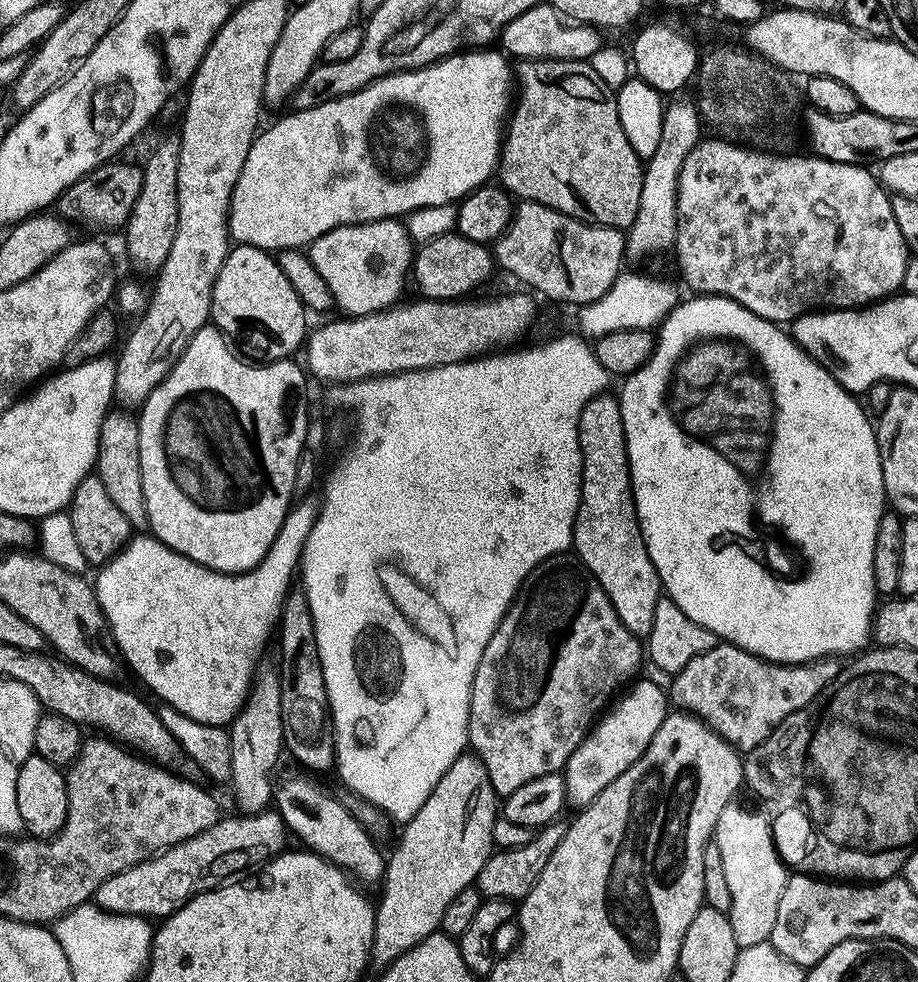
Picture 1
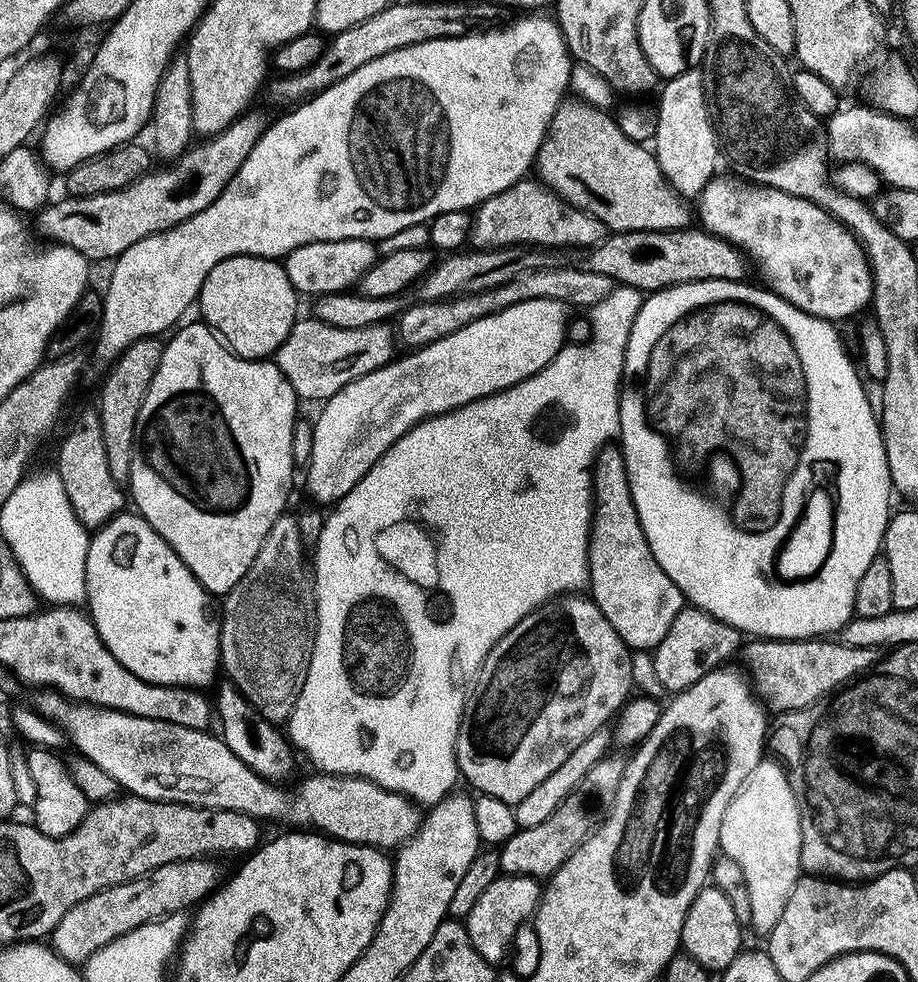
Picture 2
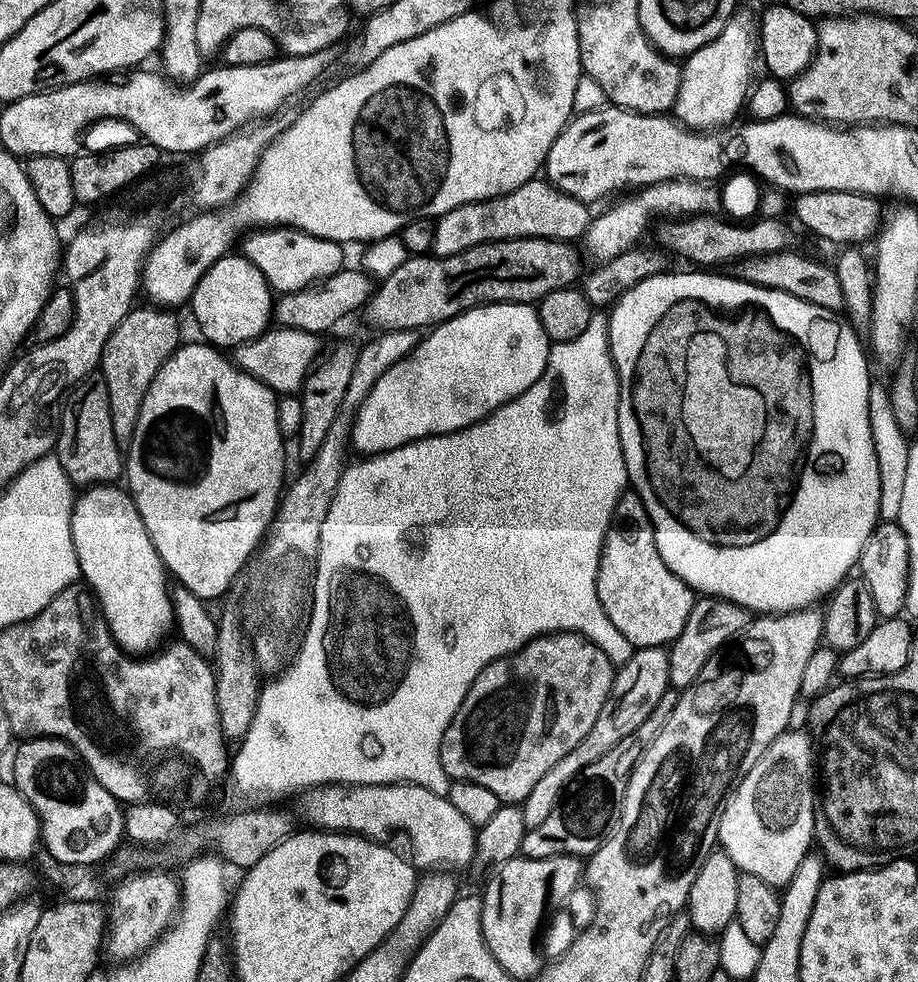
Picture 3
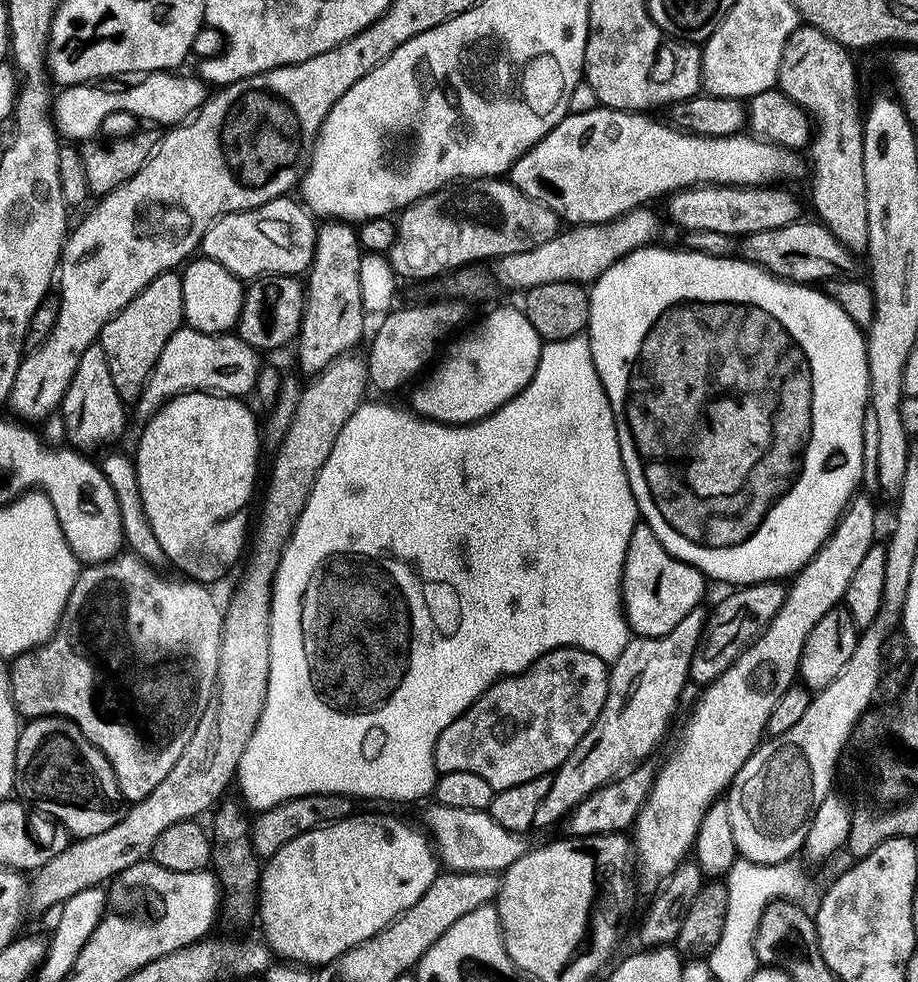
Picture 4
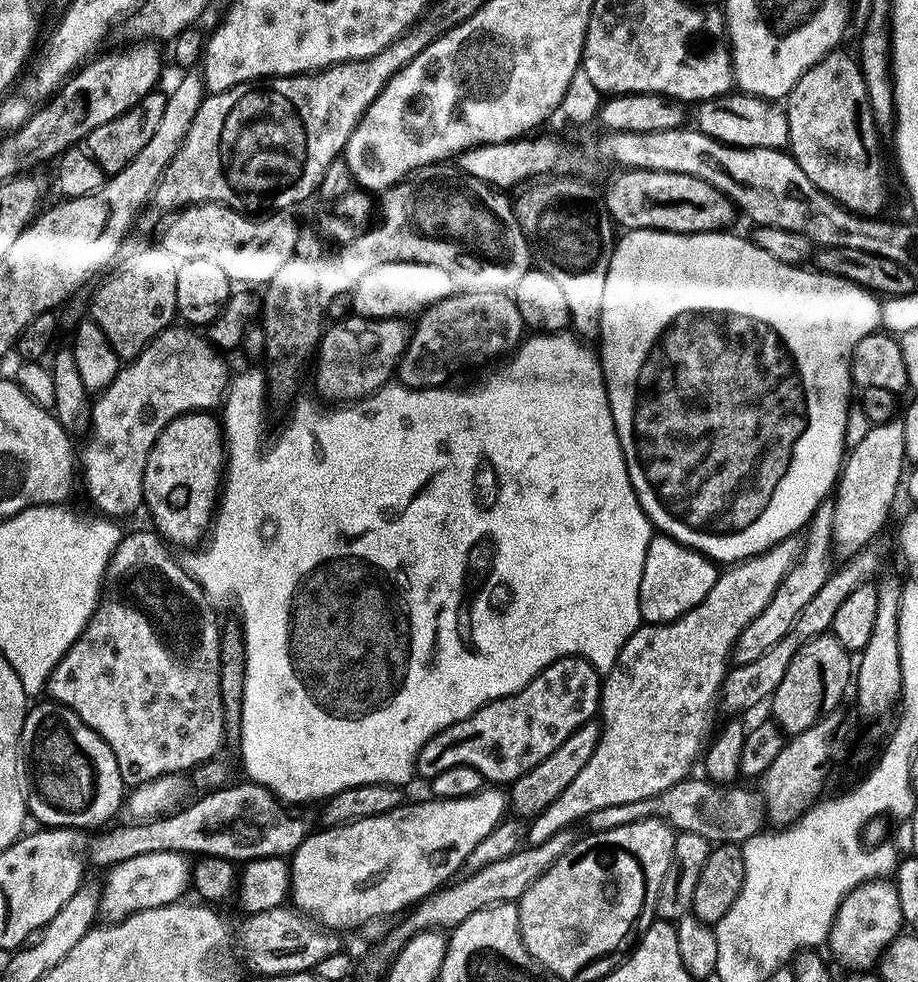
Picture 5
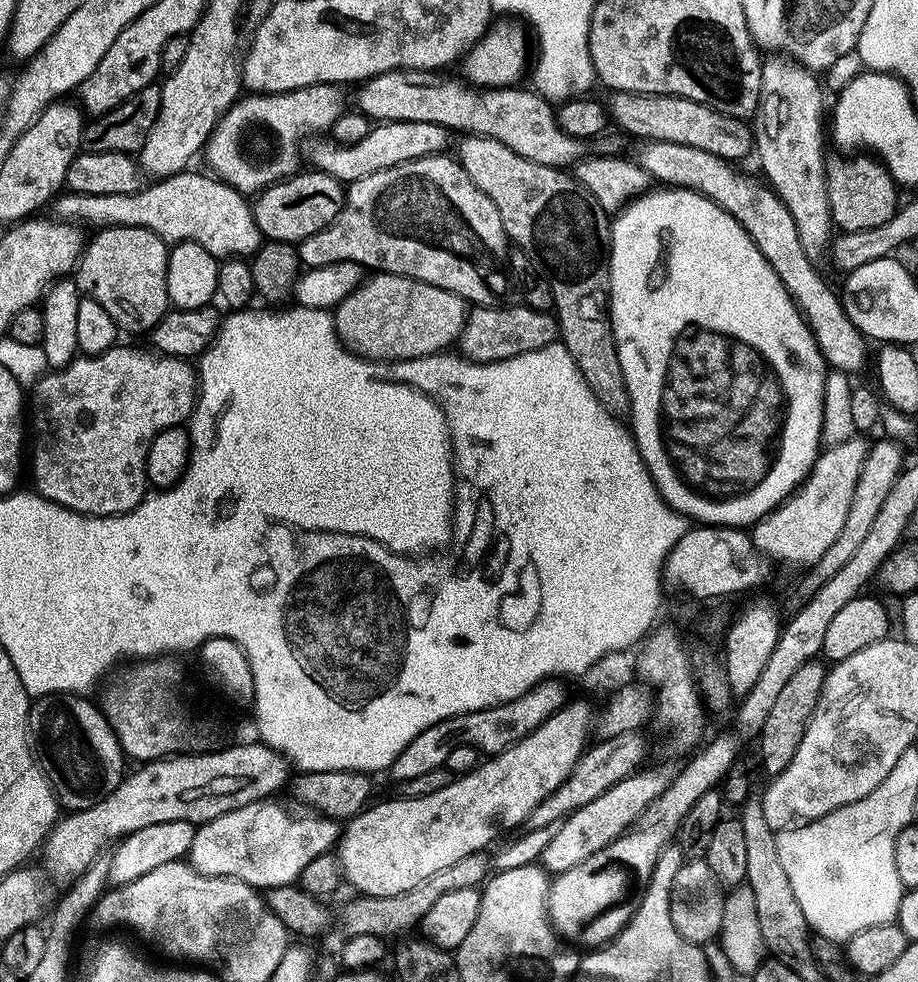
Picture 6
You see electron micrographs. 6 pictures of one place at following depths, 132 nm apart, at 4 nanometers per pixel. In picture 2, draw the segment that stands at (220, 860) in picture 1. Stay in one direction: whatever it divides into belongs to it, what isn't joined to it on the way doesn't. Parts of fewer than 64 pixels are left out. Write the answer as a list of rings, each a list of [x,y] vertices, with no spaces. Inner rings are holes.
[[[197,858],[195,860],[179,860],[166,866],[158,866],[145,876],[139,876],[125,884],[115,884],[98,894],[90,894],[78,906],[66,910],[62,922],[52,932],[51,947],[73,966],[83,965],[102,946],[114,942],[127,932],[134,932],[138,926],[149,920],[158,920],[162,916],[175,916],[183,913],[183,908],[191,909],[212,895],[221,883],[222,875],[216,869],[212,858]]]

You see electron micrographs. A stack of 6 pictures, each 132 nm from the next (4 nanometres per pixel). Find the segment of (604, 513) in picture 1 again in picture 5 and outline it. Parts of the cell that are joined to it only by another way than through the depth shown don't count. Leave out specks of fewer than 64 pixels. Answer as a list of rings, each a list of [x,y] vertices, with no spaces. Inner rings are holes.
[[[656,534],[646,550],[640,583],[640,619],[644,624],[669,624],[682,614],[694,610],[694,606],[698,606],[698,602],[710,594],[716,581],[717,565],[704,553],[676,540]]]

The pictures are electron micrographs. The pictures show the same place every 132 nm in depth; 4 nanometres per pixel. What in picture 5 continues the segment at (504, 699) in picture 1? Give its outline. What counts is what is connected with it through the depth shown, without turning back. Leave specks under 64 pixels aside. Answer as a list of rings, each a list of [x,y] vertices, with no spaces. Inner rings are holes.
[[[564,656],[561,660],[555,660],[522,690],[503,696],[501,700],[492,700],[470,718],[454,722],[454,726],[434,734],[434,738],[430,738],[430,742],[426,742],[418,754],[415,775],[431,778],[442,774],[442,770],[450,770],[450,766],[474,766],[474,770],[482,773],[485,781],[496,786],[511,785],[522,774],[534,770],[538,762],[550,758],[550,754],[554,754],[554,750],[558,750],[558,746],[562,746],[562,742],[566,742],[574,730],[589,723],[597,715],[601,687],[601,673],[597,672],[590,661],[583,660],[581,656]]]

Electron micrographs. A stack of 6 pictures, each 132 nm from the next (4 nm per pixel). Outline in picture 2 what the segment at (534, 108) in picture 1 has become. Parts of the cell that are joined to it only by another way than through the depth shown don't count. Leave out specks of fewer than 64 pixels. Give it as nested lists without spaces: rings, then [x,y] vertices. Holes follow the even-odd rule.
[[[565,98],[561,100],[560,104],[556,107],[552,121],[548,126],[548,132],[544,135],[542,146],[536,155],[536,162],[534,165],[535,171],[538,173],[539,179],[550,189],[556,193],[560,199],[565,200],[567,204],[572,204],[578,210],[582,210],[586,214],[590,214],[594,218],[598,218],[602,223],[609,228],[612,232],[630,232],[634,230],[662,230],[663,232],[677,232],[680,228],[689,227],[690,220],[688,220],[688,208],[685,201],[680,195],[668,185],[668,179],[665,178],[661,172],[658,162],[656,161],[655,151],[651,147],[645,146],[638,141],[632,141],[619,129],[615,119],[605,111],[603,108],[595,108],[587,103],[585,100],[577,98]]]

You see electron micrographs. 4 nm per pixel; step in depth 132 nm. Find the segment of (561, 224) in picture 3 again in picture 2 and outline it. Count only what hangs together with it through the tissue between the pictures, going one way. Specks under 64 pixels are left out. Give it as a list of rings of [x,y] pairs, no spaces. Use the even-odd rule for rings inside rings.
[[[525,178],[494,194],[475,209],[470,244],[473,249],[511,248],[512,245],[519,245],[535,246],[541,250],[591,250],[603,242],[609,232],[610,229],[601,220],[567,204],[539,179]]]

